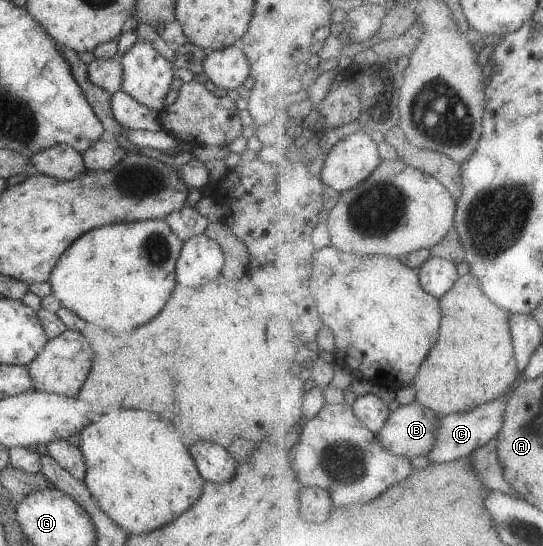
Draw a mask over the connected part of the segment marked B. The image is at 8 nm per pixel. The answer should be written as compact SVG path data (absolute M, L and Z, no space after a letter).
M415 400L393 411L378 437L395 454L412 460L415 457L429 457L437 446L440 416L443 415Z

